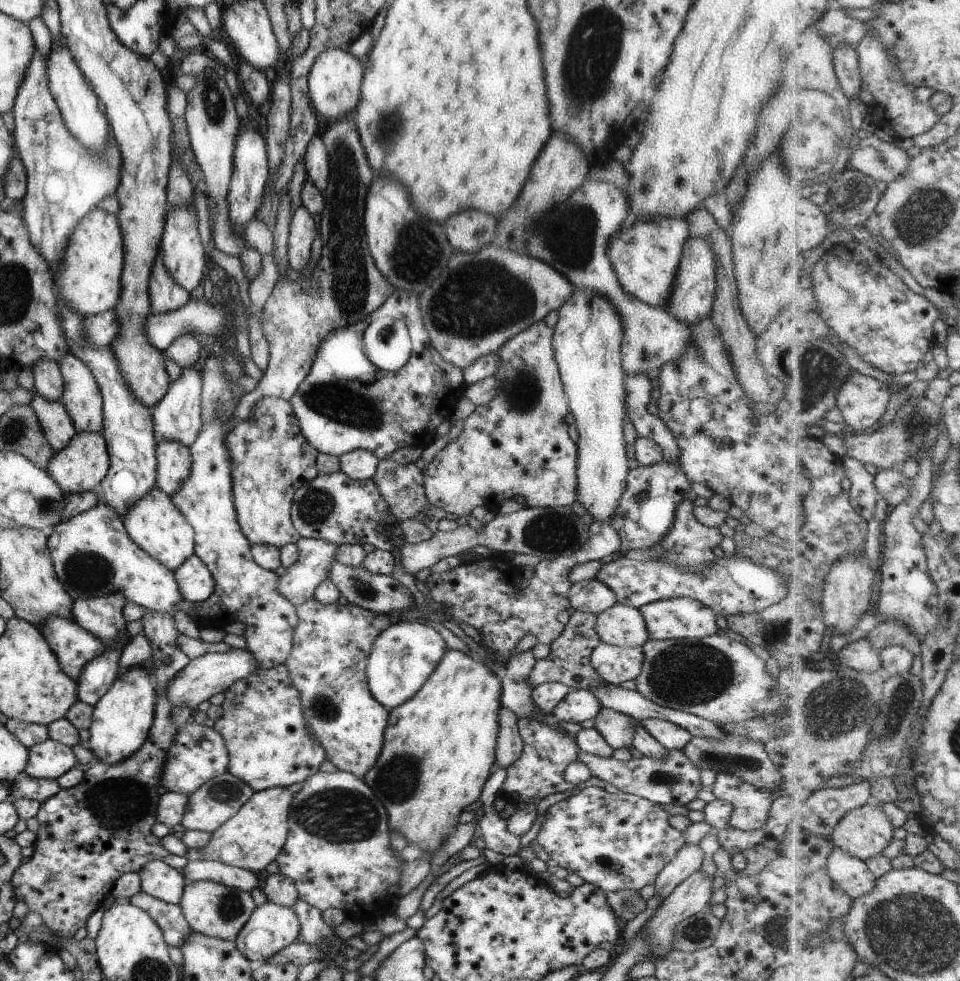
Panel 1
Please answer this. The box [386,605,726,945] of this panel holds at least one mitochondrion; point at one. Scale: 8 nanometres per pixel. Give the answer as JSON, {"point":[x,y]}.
{"point":[660,778]}

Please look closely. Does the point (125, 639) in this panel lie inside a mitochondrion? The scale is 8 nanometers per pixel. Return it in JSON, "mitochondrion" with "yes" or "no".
{"mitochondrion":"no"}

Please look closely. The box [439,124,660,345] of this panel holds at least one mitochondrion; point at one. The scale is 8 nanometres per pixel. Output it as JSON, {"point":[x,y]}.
{"point":[573,248]}

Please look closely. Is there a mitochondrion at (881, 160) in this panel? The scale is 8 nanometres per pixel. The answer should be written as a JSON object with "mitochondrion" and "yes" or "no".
{"mitochondrion":"yes"}

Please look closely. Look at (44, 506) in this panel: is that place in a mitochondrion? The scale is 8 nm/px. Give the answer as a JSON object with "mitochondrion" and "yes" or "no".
{"mitochondrion":"yes"}

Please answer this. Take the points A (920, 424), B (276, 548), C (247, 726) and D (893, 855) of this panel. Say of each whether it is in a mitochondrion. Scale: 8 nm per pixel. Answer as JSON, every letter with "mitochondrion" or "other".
{"A":"mitochondrion","B":"other","C":"other","D":"other"}

